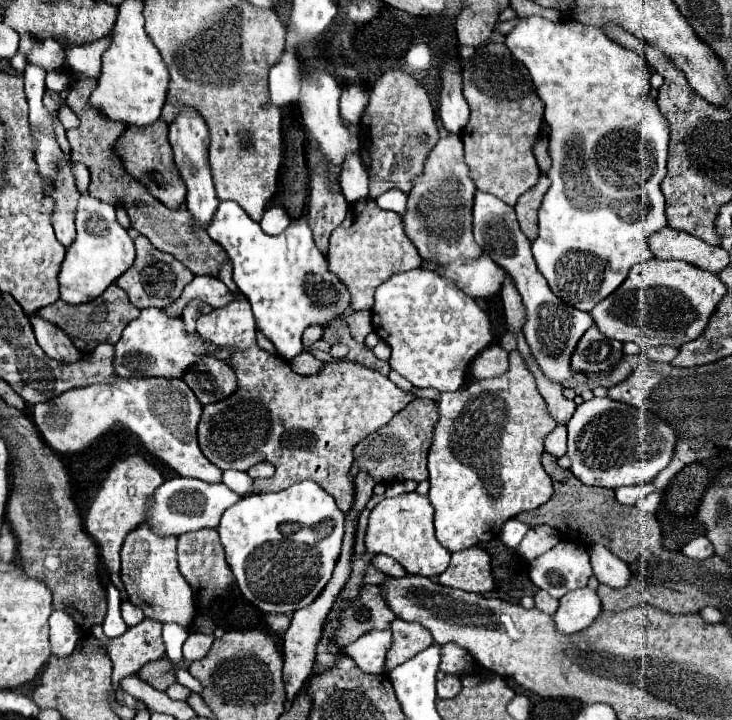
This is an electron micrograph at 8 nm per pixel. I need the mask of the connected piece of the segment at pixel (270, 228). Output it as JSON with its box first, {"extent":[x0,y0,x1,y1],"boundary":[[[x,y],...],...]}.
{"extent":[259,207,291,235],"boundary":[[[271,207],[271,209],[265,211],[265,215],[263,215],[259,225],[267,235],[279,235],[279,233],[283,233],[287,229],[289,223],[291,221],[289,221],[289,217],[287,217],[283,207]]]}

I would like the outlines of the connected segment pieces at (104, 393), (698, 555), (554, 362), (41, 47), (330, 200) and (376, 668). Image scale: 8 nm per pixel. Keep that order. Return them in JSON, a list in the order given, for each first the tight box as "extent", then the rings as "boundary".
[{"extent":[31,377,221,481],"boundary":[[[117,377],[113,383],[69,389],[51,401],[33,405],[31,411],[37,431],[55,453],[81,453],[95,439],[111,431],[115,425],[121,425],[125,431],[139,439],[147,453],[153,453],[179,475],[197,477],[203,481],[221,481],[221,469],[215,467],[197,445],[201,403],[183,383],[183,379]]]},{"extent":[683,535,713,559],"boundary":[[[699,535],[695,539],[691,539],[685,547],[683,547],[683,553],[687,557],[693,557],[693,559],[707,559],[713,555],[713,545],[711,541],[705,537],[705,535]]]},{"extent":[473,191,593,383],"boundary":[[[477,191],[475,193],[475,205],[473,205],[473,235],[475,241],[481,245],[481,249],[507,273],[517,285],[517,291],[523,299],[525,305],[525,325],[523,325],[523,335],[527,339],[527,345],[533,353],[533,359],[537,367],[543,371],[543,375],[549,381],[563,383],[573,377],[571,371],[571,353],[575,351],[575,345],[583,337],[583,333],[593,325],[593,319],[589,313],[579,311],[561,299],[557,299],[547,281],[541,277],[539,269],[535,267],[533,255],[531,255],[531,243],[527,237],[521,233],[517,219],[515,219],[515,209],[503,203],[499,197]]]},{"extent":[27,39,65,71],"boundary":[[[55,39],[35,41],[33,49],[27,53],[27,61],[43,67],[45,71],[59,69],[59,67],[63,67],[63,61],[65,61],[65,47],[61,43],[57,43]]]},{"extent":[309,159,347,253],"boundary":[[[323,159],[315,163],[311,169],[311,195],[309,195],[309,227],[313,231],[313,239],[321,253],[327,253],[327,243],[331,231],[341,225],[347,215],[347,201],[343,193],[331,189],[331,181],[327,181],[327,165]]]},{"extent":[343,629,393,673],"boundary":[[[373,629],[361,635],[351,645],[343,647],[343,651],[365,673],[385,673],[385,659],[387,659],[387,651],[391,649],[391,643],[393,643],[393,633],[389,629],[385,631]]]}]

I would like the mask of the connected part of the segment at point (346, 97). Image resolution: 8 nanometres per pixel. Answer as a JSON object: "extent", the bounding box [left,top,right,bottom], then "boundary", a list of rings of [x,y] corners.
{"extent":[341,85,367,123],"boundary":[[[349,85],[343,87],[341,93],[341,115],[349,121],[349,123],[359,123],[363,109],[367,107],[367,91],[359,85]]]}

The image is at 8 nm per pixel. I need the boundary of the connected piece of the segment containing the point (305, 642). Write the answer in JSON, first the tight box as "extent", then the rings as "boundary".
{"extent":[283,471,375,699],"boundary":[[[361,471],[357,473],[355,477],[355,505],[353,509],[347,511],[345,515],[345,537],[343,537],[343,547],[341,547],[341,555],[339,555],[339,561],[335,565],[335,573],[331,575],[331,581],[325,585],[323,593],[311,603],[307,605],[307,609],[299,609],[293,613],[293,619],[291,619],[291,625],[289,629],[283,633],[283,677],[285,677],[285,691],[287,691],[287,699],[295,699],[297,693],[301,691],[305,679],[313,673],[313,663],[315,663],[315,647],[319,643],[319,637],[323,635],[323,625],[325,625],[325,619],[333,607],[333,603],[337,601],[339,593],[343,591],[345,583],[349,581],[349,575],[351,575],[351,557],[353,557],[353,543],[355,543],[355,527],[357,527],[357,515],[365,509],[369,497],[373,495],[373,487],[375,487],[375,481],[369,481],[365,479],[367,475]]]}

